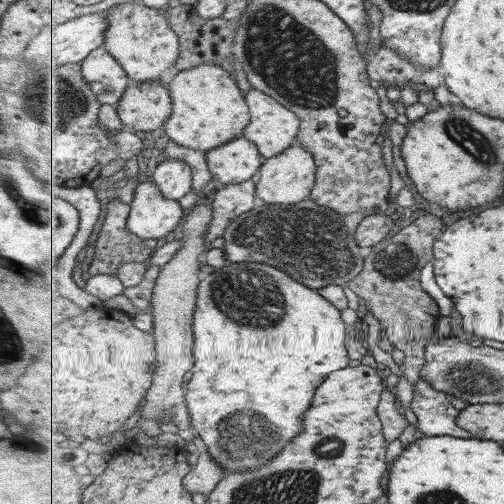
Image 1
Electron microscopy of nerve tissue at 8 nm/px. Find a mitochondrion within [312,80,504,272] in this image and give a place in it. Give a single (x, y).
(468, 139)

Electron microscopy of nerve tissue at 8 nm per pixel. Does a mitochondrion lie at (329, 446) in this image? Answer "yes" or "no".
yes

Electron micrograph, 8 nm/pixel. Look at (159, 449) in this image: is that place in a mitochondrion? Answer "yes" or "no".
no

